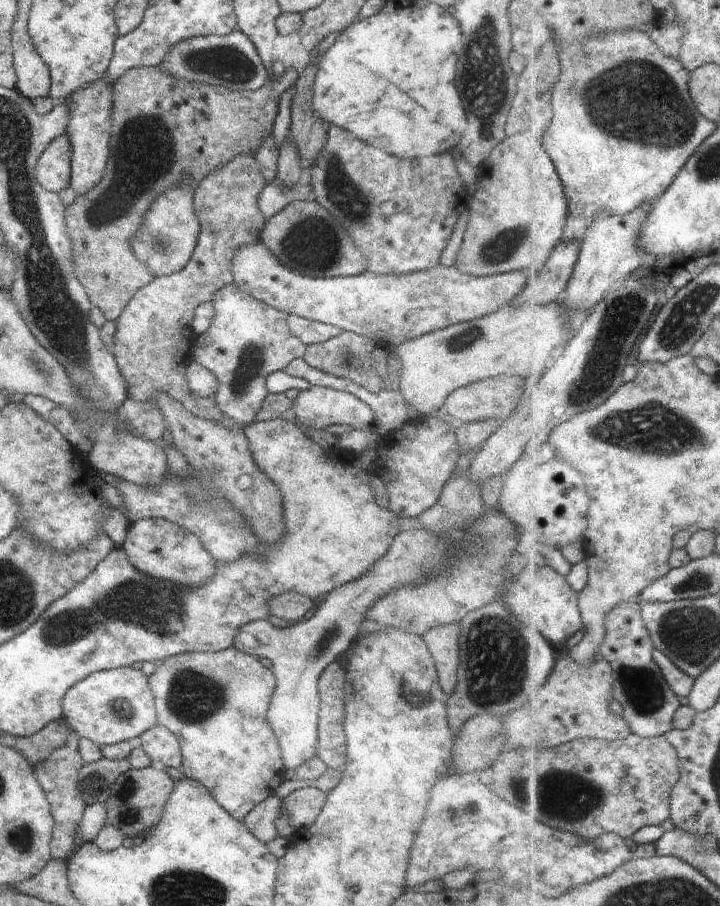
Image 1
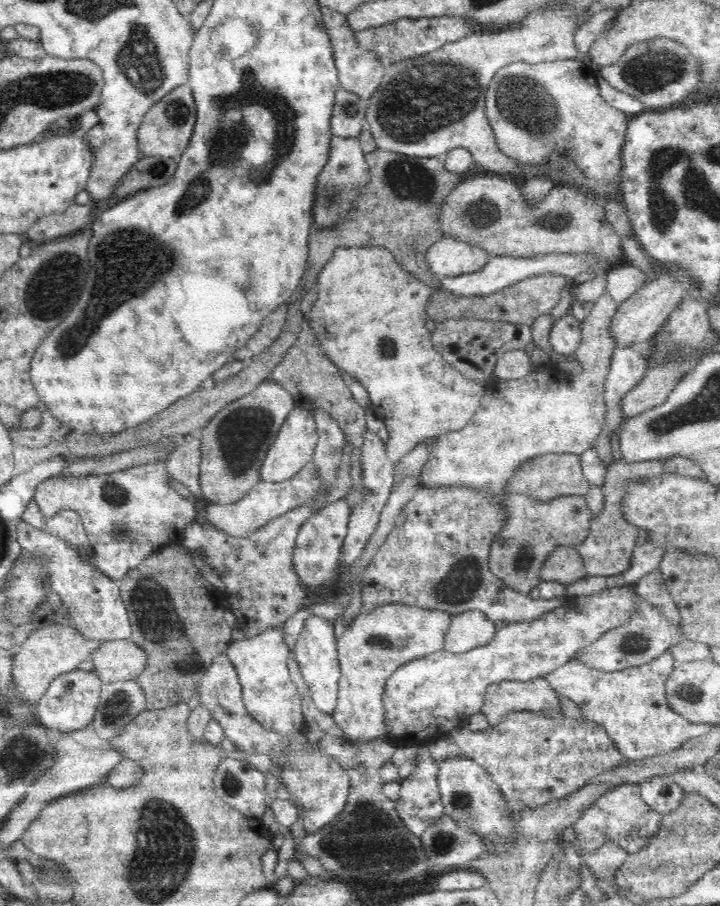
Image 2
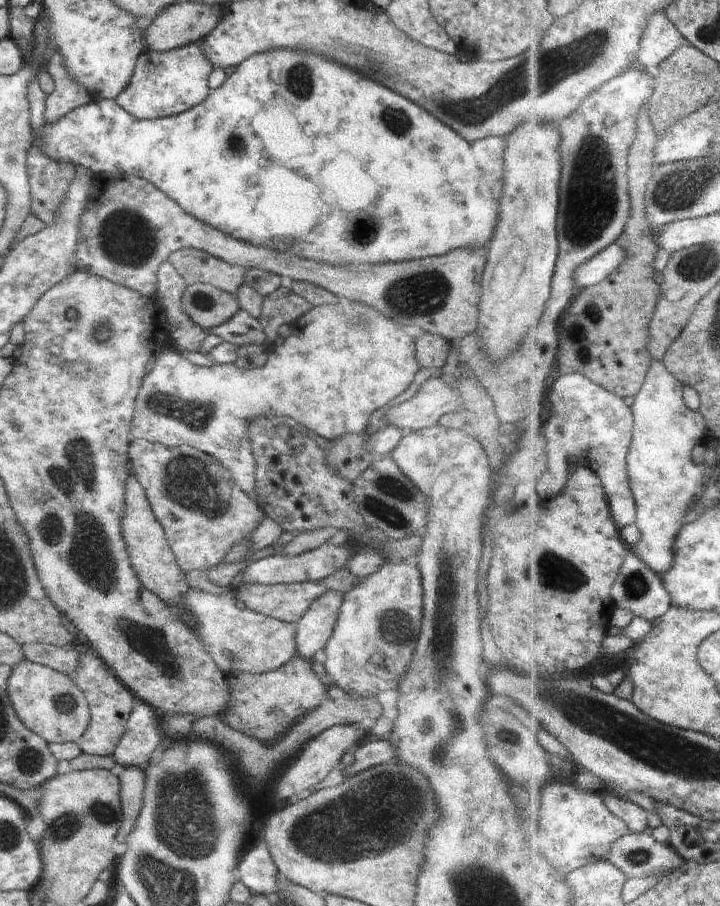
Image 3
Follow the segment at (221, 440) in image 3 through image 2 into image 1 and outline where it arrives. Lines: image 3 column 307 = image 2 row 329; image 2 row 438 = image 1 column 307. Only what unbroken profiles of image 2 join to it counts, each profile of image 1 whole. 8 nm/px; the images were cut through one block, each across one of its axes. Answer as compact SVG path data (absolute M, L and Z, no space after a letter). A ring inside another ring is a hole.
M310 385L301 390L297 398L293 400L292 410L298 419L298 425L308 426L307 428L322 430L325 426L340 424L340 426L349 426L354 431L370 432L379 438L382 437L377 432L378 427L376 426L373 408L346 391Z

